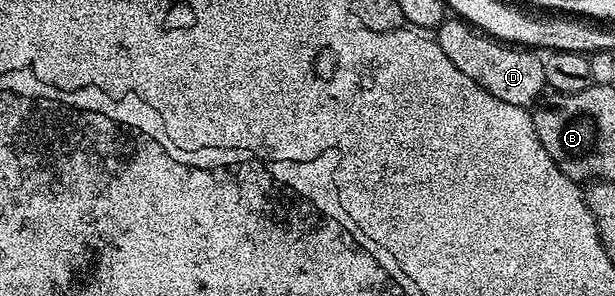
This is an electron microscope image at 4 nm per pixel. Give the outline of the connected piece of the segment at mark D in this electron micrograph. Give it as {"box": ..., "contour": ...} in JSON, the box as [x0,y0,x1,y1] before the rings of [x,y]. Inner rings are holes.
{"box":[435,16,546,108],"contour":[[[456,16],[450,17],[437,27],[435,41],[439,48],[443,48],[447,60],[451,60],[451,64],[455,64],[455,68],[459,68],[463,76],[471,76],[471,80],[475,80],[479,88],[491,92],[495,100],[529,108],[546,93],[543,58],[532,49],[518,48],[496,38],[490,38]]]}

